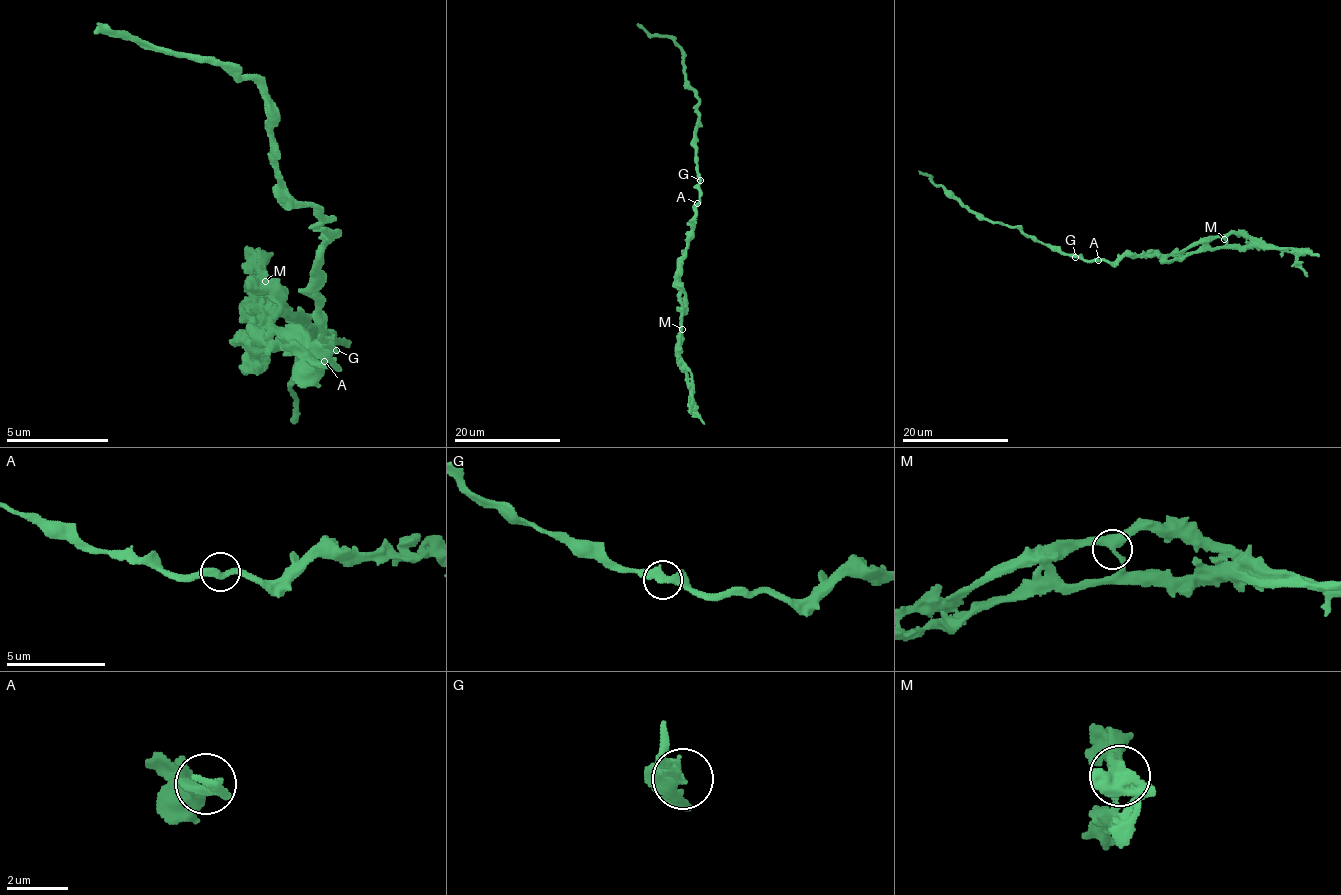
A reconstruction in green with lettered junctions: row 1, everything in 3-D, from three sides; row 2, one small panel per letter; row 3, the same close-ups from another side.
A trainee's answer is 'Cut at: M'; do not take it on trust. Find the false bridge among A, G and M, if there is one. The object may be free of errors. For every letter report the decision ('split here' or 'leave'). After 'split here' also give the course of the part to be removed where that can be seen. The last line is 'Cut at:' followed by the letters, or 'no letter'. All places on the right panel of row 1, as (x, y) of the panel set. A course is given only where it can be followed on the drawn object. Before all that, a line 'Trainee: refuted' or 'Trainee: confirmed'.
Trainee: confirmed
A: leave
G: leave
M: split here; course (1224, 238), (1228, 245), (1291, 248), (1303, 262)
Cut at: M

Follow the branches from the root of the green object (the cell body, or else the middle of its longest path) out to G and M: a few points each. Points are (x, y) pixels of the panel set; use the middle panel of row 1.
G: (699, 202), (700, 181)
M: (699, 202), (687, 256), (679, 270), (680, 304), (684, 313), (681, 329)

